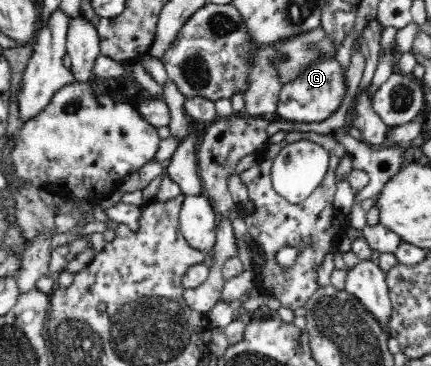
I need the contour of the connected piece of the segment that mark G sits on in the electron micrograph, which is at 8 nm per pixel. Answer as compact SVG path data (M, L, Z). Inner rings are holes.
M322 28L285 40L277 46L277 51L286 54L288 59L278 66L278 75L284 85L280 90L275 117L293 122L323 122L337 112L347 85L341 65L335 59L336 46Z

